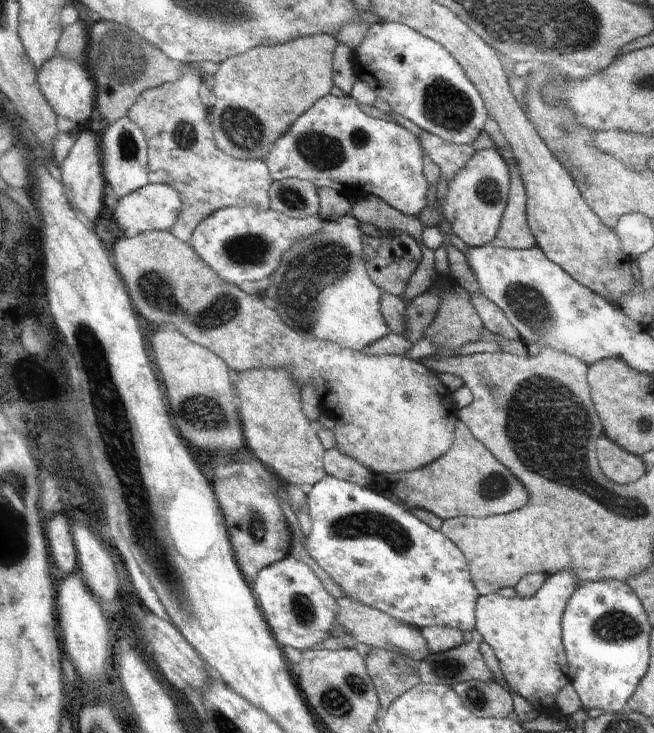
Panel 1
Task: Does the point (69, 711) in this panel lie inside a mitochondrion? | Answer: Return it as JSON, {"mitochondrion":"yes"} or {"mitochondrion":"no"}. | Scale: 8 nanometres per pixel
{"mitochondrion":"no"}

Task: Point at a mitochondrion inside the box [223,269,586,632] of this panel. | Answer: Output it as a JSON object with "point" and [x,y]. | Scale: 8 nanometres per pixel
{"point":[367,523]}

